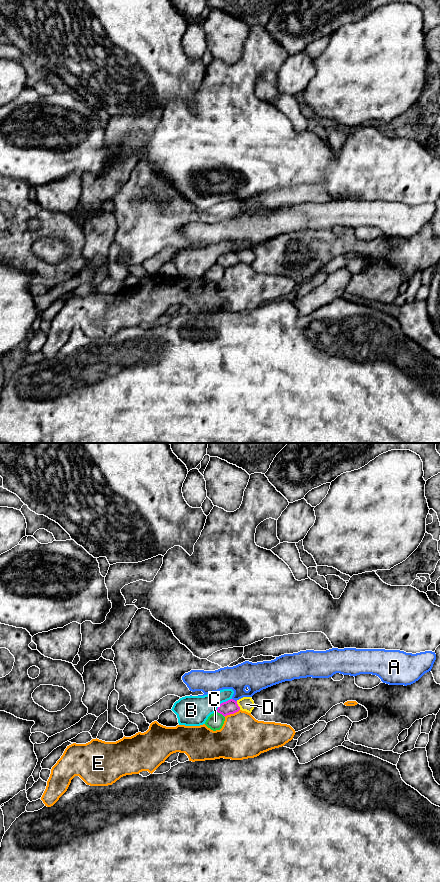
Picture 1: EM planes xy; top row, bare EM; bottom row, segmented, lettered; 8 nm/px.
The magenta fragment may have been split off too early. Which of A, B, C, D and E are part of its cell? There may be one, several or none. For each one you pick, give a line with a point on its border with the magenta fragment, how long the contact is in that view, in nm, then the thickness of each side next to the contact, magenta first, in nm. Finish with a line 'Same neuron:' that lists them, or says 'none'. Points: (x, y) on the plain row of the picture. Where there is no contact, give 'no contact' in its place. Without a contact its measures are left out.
Same neuron: none

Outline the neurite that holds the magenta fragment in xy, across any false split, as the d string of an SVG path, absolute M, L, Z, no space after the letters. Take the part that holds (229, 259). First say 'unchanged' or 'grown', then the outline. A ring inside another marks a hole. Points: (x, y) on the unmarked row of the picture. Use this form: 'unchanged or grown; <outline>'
unchanged; M230 251L226 254L219 256L217 264L222 266L224 269L230 266L234 266L240 262L237 253Z

